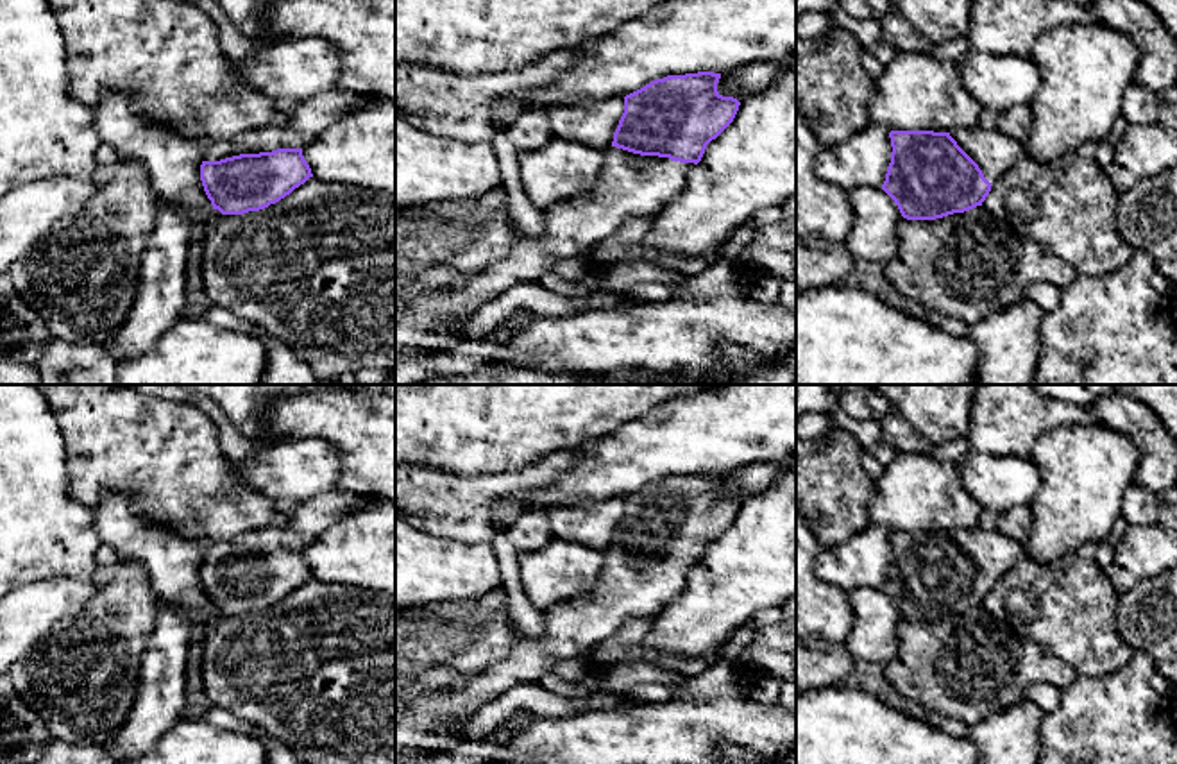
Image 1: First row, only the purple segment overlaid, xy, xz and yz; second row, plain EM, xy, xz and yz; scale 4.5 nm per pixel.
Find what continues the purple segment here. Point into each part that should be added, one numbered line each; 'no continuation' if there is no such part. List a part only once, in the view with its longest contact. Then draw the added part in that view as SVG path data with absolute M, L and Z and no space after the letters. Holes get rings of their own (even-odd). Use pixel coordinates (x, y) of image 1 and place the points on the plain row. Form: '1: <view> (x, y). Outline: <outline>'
1: xy (267, 539). Outline: M250 530L238 535L236 539L207 544L204 549L204 562L220 562L240 555L259 555L277 549L304 549L308 542L308 537L293 530Z

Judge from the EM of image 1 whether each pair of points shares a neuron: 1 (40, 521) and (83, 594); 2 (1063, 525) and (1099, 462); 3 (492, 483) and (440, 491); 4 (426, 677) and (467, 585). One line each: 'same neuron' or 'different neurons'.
1: different neurons
2: same neuron
3: same neuron
4: different neurons

